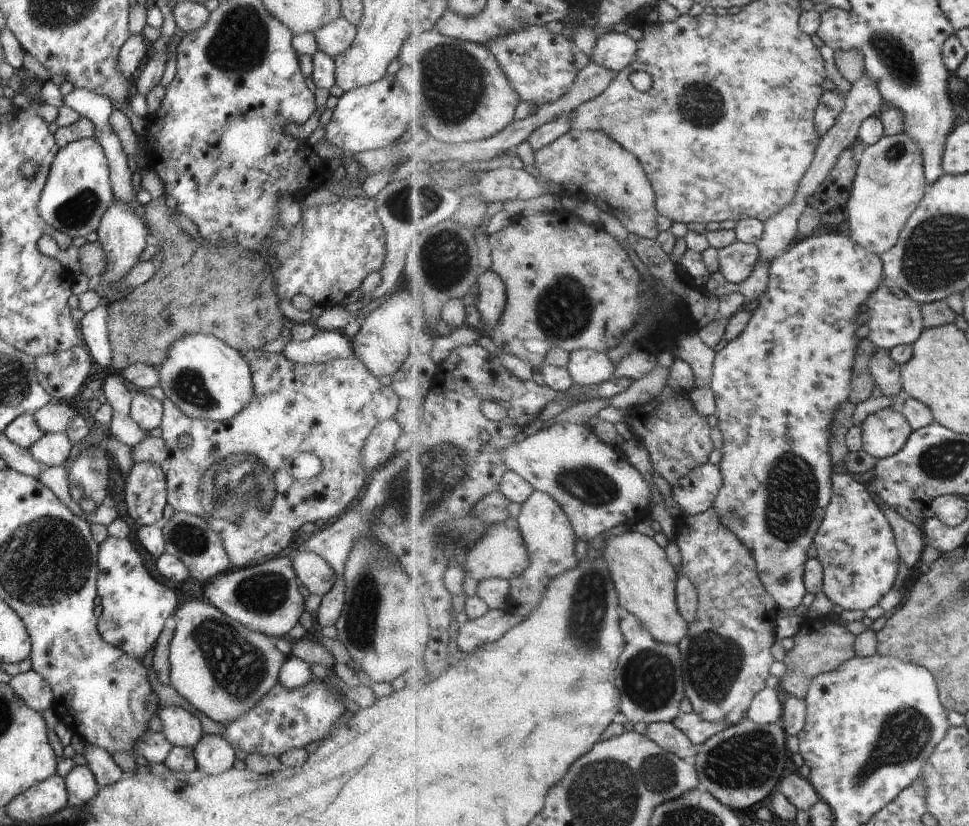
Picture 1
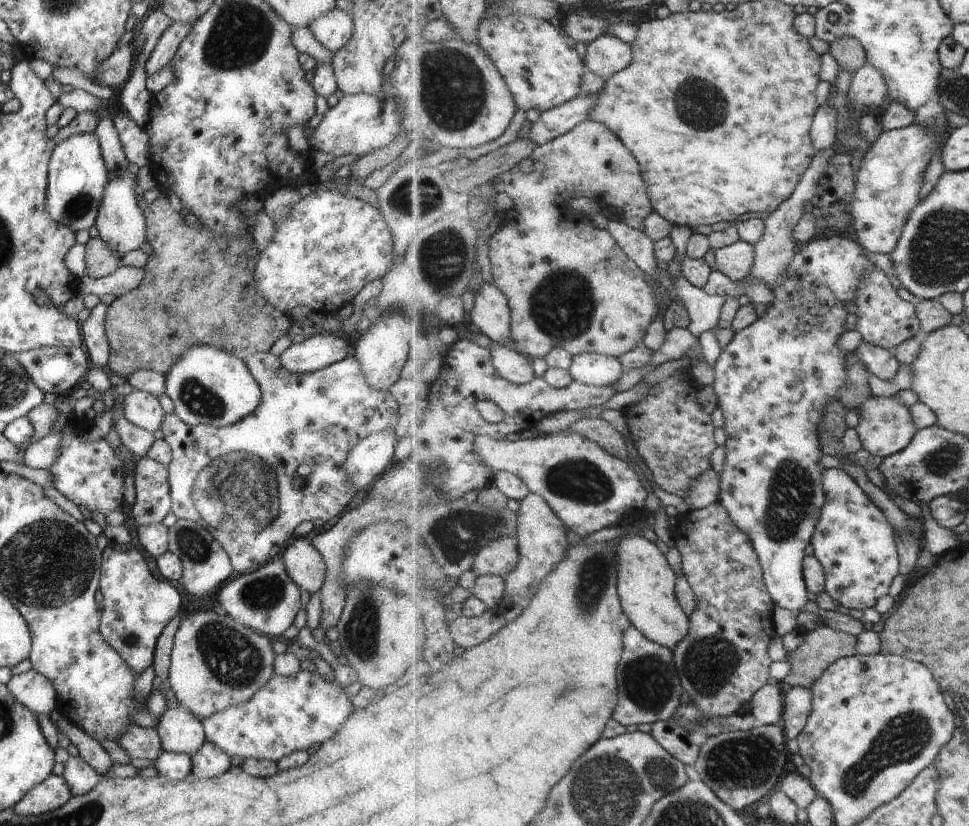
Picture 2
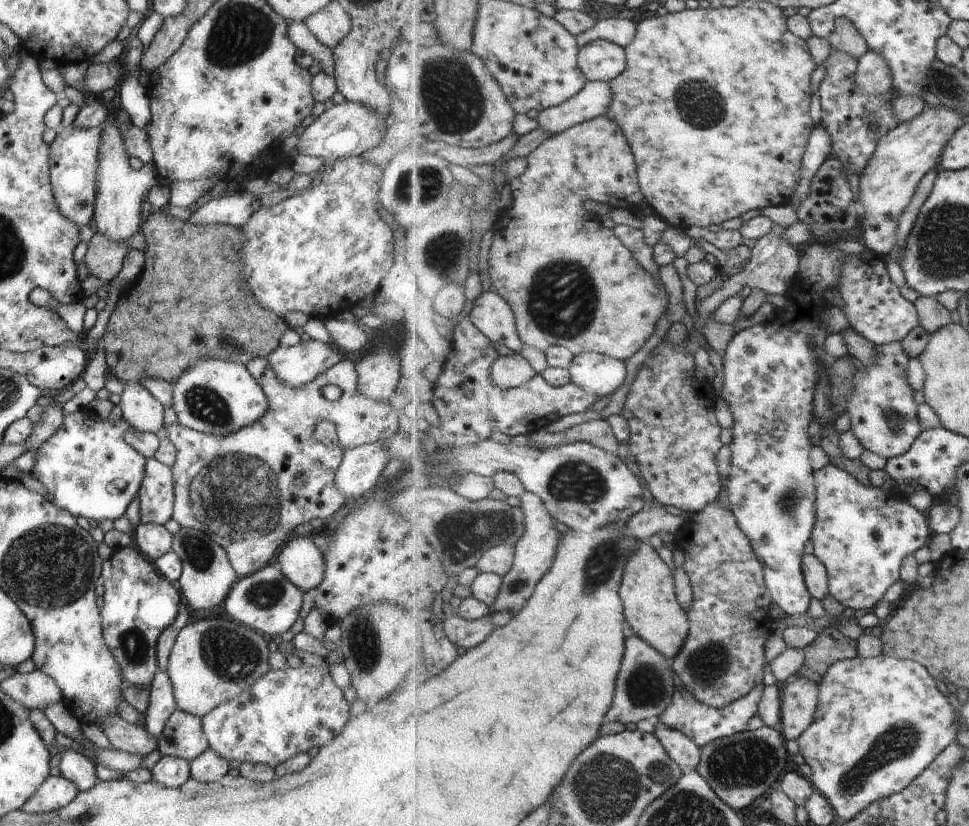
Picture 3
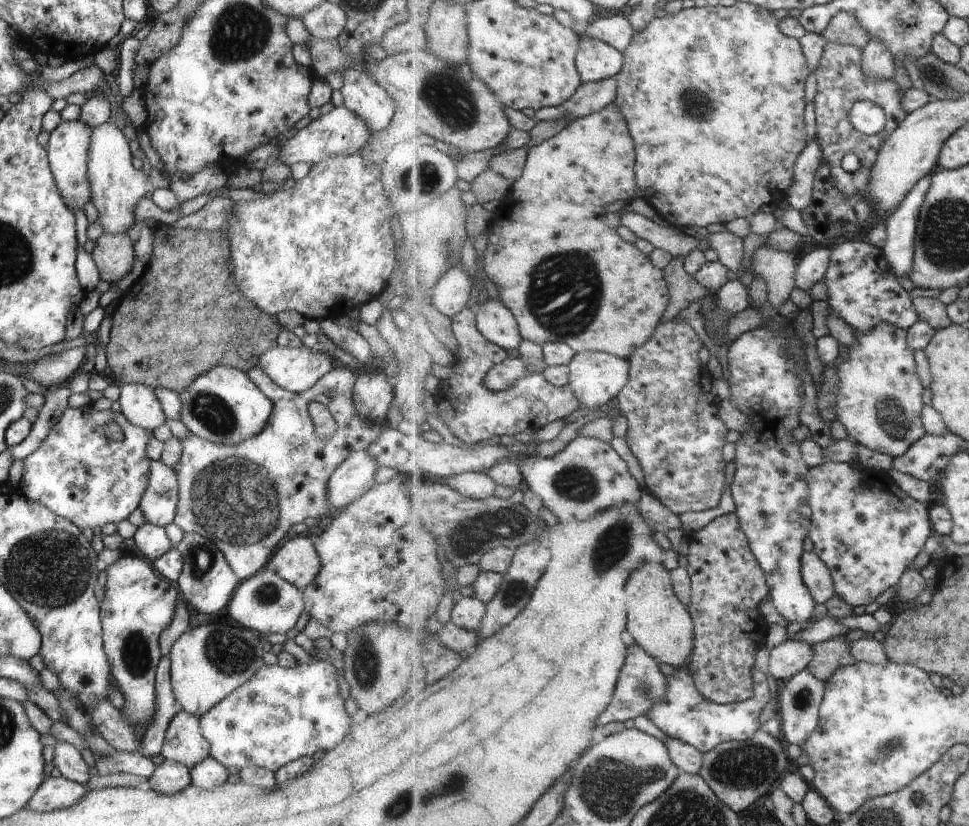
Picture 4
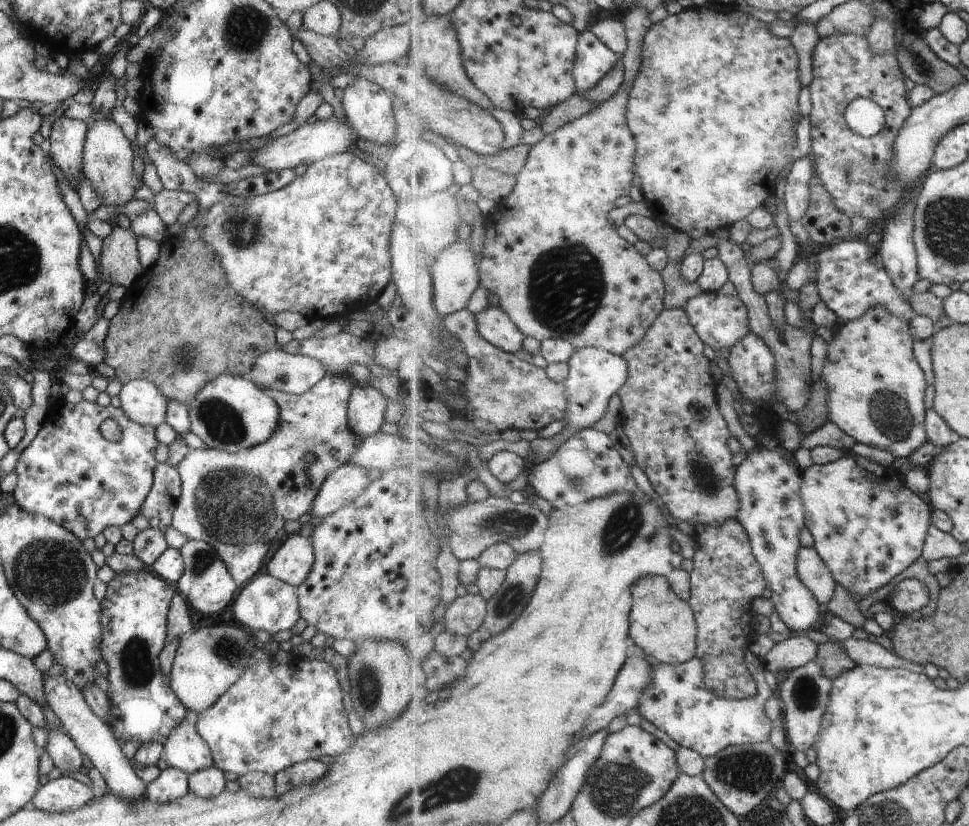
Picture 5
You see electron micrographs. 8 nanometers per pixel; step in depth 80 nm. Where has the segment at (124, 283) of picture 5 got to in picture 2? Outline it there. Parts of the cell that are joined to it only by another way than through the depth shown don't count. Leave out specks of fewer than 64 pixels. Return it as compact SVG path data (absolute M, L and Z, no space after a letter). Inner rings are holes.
M98 235L89 239L84 245L84 274L87 276L91 276L91 278L109 276L121 266L117 252L104 244Z

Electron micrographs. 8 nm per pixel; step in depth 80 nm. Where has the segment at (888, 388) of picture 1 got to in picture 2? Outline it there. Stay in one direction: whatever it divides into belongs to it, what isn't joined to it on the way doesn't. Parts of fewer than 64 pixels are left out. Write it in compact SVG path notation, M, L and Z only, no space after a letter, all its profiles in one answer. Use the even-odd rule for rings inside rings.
M863 341L855 351L861 355L862 361L866 364L869 372L879 379L891 382L891 380L897 378L901 363L892 350Z

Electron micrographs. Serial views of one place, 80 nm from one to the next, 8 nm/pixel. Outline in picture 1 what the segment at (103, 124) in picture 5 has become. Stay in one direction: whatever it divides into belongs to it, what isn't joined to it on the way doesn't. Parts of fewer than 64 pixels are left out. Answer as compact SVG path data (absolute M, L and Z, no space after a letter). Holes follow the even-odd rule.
M115 198L112 199L110 205L101 215L96 233L104 252L105 268L98 278L92 282L94 285L90 287L90 290L95 291L100 298L103 298L116 290L119 279L138 262L139 254L150 243L150 236L145 222L128 205Z

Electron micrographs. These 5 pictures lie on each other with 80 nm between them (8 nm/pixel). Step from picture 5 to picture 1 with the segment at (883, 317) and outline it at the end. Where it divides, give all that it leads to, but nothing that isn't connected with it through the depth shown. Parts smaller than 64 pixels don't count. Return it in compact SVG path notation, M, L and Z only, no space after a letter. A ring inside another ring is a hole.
M896 407L867 416L861 424L865 452L879 459L895 456L912 436L912 426Z

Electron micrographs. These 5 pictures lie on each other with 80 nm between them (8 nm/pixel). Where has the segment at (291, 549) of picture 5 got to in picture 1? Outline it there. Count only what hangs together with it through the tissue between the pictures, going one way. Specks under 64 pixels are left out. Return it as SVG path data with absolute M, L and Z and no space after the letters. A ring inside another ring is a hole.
M301 548L292 550L289 556L296 579L309 593L322 597L332 589L336 582L334 572L321 556Z

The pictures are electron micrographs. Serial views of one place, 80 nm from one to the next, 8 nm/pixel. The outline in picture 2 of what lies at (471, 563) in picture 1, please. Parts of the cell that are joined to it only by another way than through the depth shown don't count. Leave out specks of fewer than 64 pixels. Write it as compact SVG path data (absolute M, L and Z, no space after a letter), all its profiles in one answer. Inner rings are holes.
M503 536L495 542L489 542L477 552L472 572L476 577L496 575L503 578L519 568L521 554L518 540L514 536Z

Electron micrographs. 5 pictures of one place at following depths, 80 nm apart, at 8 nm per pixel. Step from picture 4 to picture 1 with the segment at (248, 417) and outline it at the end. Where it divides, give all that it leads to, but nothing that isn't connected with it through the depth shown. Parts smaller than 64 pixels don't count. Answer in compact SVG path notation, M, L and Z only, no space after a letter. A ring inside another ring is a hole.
M185 333L166 350L156 369L157 385L177 408L189 418L227 421L253 398L249 365L235 349L221 339L205 333Z

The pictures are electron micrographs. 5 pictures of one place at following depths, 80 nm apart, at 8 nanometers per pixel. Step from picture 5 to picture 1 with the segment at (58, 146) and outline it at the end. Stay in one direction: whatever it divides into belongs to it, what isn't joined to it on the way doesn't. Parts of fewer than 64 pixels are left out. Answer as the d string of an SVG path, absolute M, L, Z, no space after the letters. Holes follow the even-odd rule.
M94 138L66 144L58 149L51 161L44 187L37 199L38 215L51 228L71 238L84 237L95 231L101 215L114 198L108 174L108 160Z

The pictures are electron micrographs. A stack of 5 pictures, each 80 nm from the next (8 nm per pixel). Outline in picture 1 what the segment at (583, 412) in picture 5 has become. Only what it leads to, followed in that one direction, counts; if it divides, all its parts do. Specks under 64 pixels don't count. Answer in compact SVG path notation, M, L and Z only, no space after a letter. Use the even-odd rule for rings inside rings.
M591 349L573 351L568 371L580 386L600 385L615 378L616 368L606 352Z

